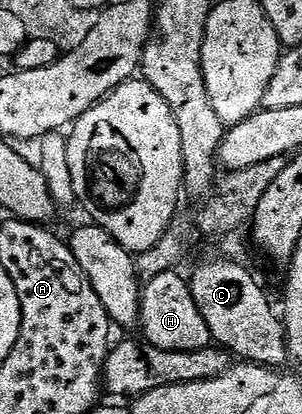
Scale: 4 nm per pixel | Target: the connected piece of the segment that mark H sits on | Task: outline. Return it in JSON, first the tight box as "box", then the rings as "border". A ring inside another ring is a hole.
{"box":[140,270,212,352],"border":[[[165,270],[143,285],[140,330],[146,333],[145,341],[149,345],[172,352],[205,350],[212,342],[208,324],[204,324],[204,316],[200,316],[200,308],[196,308],[189,281],[174,270]]]}

